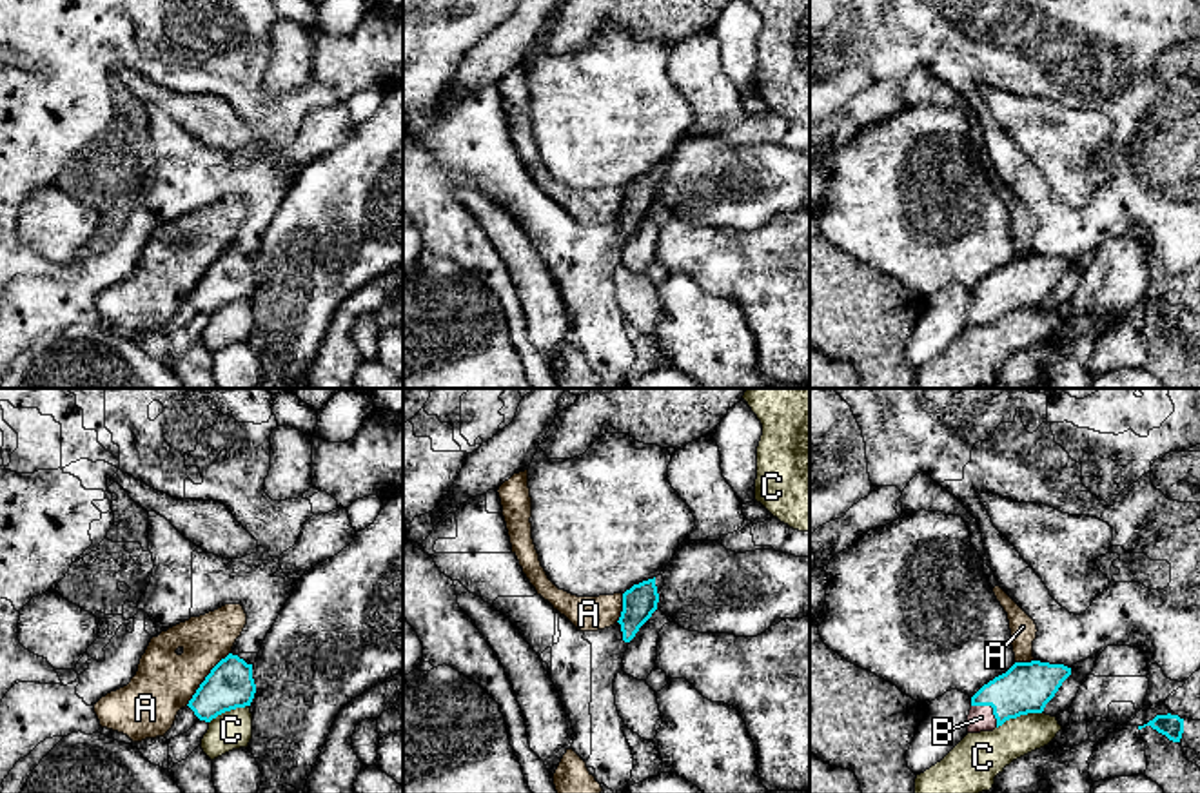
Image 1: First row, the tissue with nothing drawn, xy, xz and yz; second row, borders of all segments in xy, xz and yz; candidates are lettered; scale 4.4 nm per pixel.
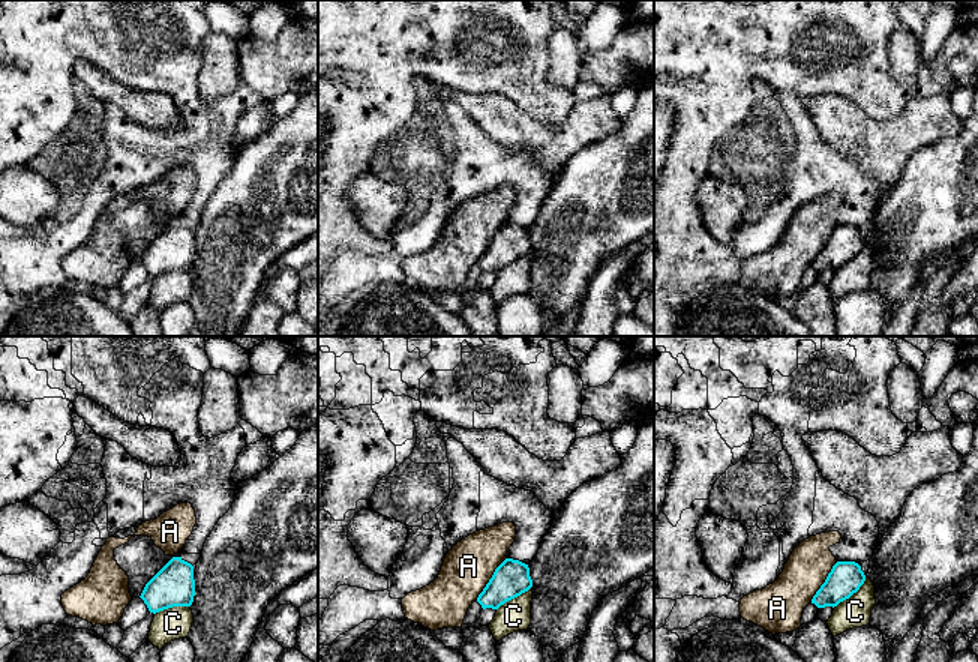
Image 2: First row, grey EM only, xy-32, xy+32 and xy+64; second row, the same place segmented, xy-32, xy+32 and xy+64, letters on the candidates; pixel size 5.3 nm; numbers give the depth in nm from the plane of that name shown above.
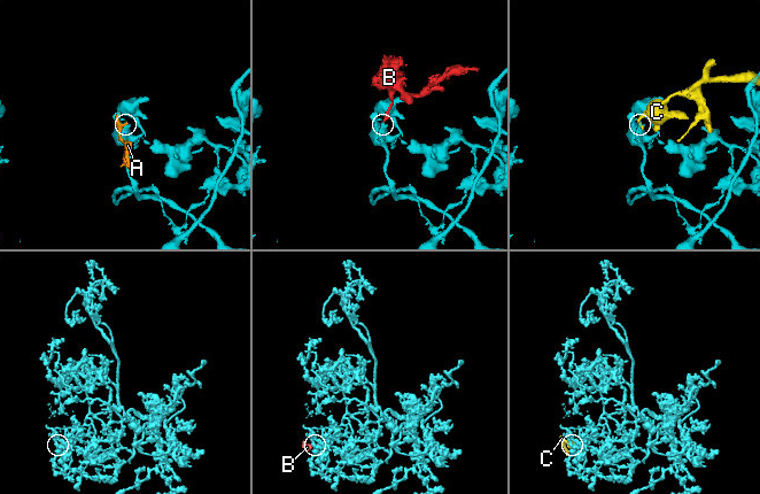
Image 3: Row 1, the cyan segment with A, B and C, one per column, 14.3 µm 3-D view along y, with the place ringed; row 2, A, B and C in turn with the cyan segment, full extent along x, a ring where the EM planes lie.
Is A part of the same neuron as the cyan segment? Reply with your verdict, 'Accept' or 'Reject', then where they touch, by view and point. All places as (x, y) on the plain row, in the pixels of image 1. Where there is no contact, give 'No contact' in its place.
Reject. Touches cyan at xy (206, 273)

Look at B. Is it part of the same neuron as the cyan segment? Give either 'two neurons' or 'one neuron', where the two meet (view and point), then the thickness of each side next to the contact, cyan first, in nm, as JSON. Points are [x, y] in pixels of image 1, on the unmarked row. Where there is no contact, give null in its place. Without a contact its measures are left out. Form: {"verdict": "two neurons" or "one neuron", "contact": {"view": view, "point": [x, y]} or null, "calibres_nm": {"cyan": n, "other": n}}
{"verdict": "one neuron", "contact": {"view": "yz", "point": [992, 300]}, "calibres_nm": {"cyan": 220, "other": 110}}

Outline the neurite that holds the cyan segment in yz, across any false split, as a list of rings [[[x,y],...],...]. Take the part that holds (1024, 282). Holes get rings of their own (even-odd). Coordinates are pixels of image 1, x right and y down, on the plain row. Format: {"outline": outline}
{"outline": [[[1015,256],[971,290],[968,327],[993,325],[1009,312],[1042,307],[1071,269],[1064,258]]]}

